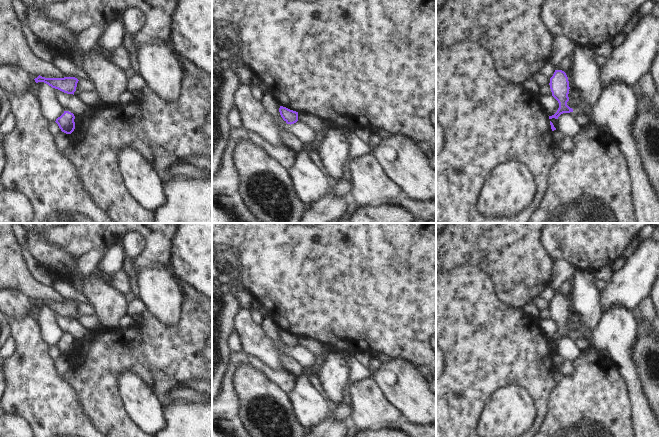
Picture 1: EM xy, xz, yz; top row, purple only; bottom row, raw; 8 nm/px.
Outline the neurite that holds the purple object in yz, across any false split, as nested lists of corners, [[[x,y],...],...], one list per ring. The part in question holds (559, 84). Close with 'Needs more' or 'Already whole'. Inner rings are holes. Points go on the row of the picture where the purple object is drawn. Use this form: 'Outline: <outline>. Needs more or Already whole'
Outline: [[[565,36],[554,37],[550,63],[554,66],[555,72],[550,78],[549,85],[552,96],[559,103],[559,108],[554,115],[549,116],[549,119],[558,119],[563,113],[573,112],[573,109],[567,105],[567,102],[569,101],[568,94],[570,87],[566,73],[561,70],[561,63],[566,57],[574,54],[575,47],[576,45]]]. Needs more

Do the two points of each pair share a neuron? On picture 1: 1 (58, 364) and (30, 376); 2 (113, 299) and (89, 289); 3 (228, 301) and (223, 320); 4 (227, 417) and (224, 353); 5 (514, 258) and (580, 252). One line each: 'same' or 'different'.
1: different
2: same
3: same
4: different
5: different

